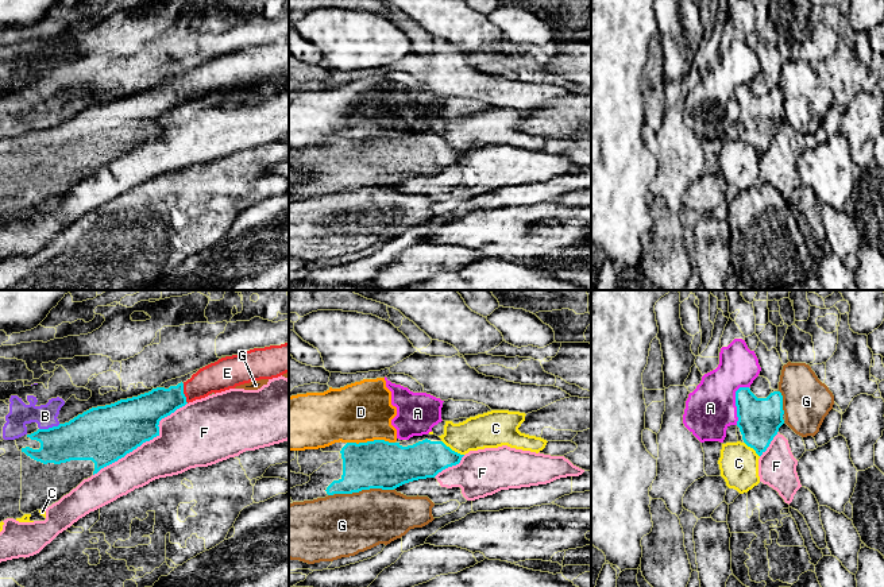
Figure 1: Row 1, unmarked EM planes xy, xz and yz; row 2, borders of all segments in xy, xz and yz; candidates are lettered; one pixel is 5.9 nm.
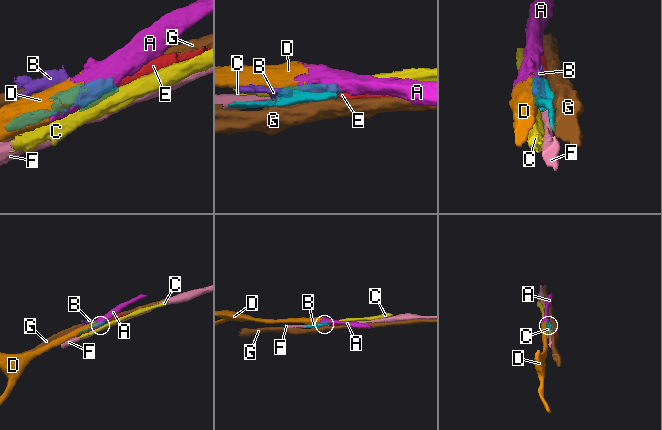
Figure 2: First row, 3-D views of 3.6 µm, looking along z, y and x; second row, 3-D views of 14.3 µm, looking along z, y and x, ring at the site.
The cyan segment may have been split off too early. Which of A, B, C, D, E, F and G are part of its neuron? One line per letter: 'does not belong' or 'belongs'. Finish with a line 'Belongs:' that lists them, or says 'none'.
A: does not belong
B: does not belong
C: does not belong
D: does not belong
E: belongs
F: does not belong
G: does not belong
Belongs: E

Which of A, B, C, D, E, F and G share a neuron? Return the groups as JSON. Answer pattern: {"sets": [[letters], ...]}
{"sets": [["A", "D"], ["B"], ["C"], ["E"], ["F"], ["G"]]}

